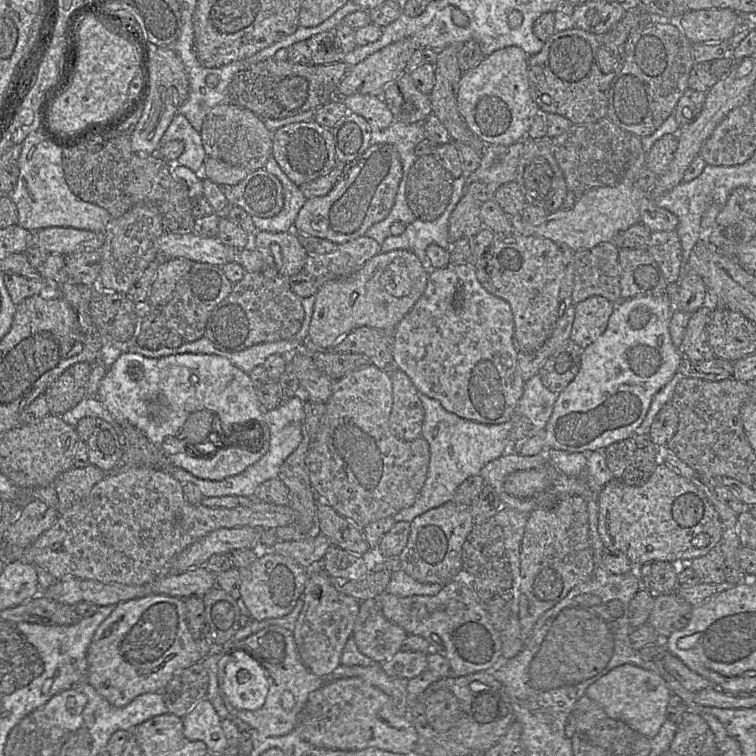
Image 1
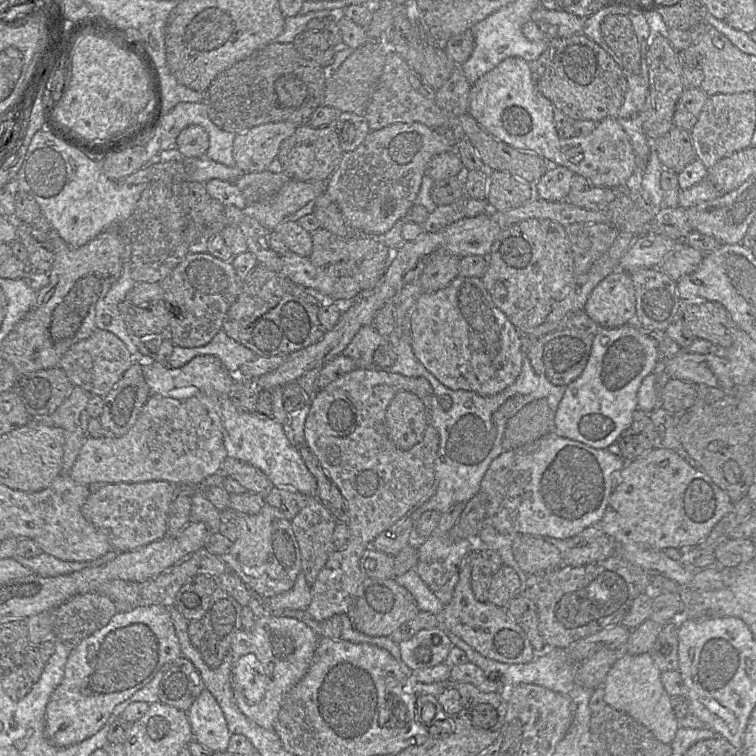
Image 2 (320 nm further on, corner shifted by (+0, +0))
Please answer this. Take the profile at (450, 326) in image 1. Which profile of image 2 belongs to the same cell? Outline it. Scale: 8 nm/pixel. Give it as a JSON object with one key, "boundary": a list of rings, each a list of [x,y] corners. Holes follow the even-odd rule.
{"boundary":[[[457,276],[449,285],[436,292],[423,292],[409,315],[409,341],[418,361],[451,390],[493,396],[512,385],[522,369],[522,335],[494,305],[479,277]]]}

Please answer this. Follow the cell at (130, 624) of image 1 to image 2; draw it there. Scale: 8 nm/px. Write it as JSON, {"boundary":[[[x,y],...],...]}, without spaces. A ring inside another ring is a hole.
{"boundary":[[[152,604],[137,606],[128,612],[118,612],[106,626],[71,650],[65,665],[64,677],[46,707],[45,736],[51,745],[69,747],[96,734],[118,704],[149,683],[165,664],[182,655],[168,608]]]}

